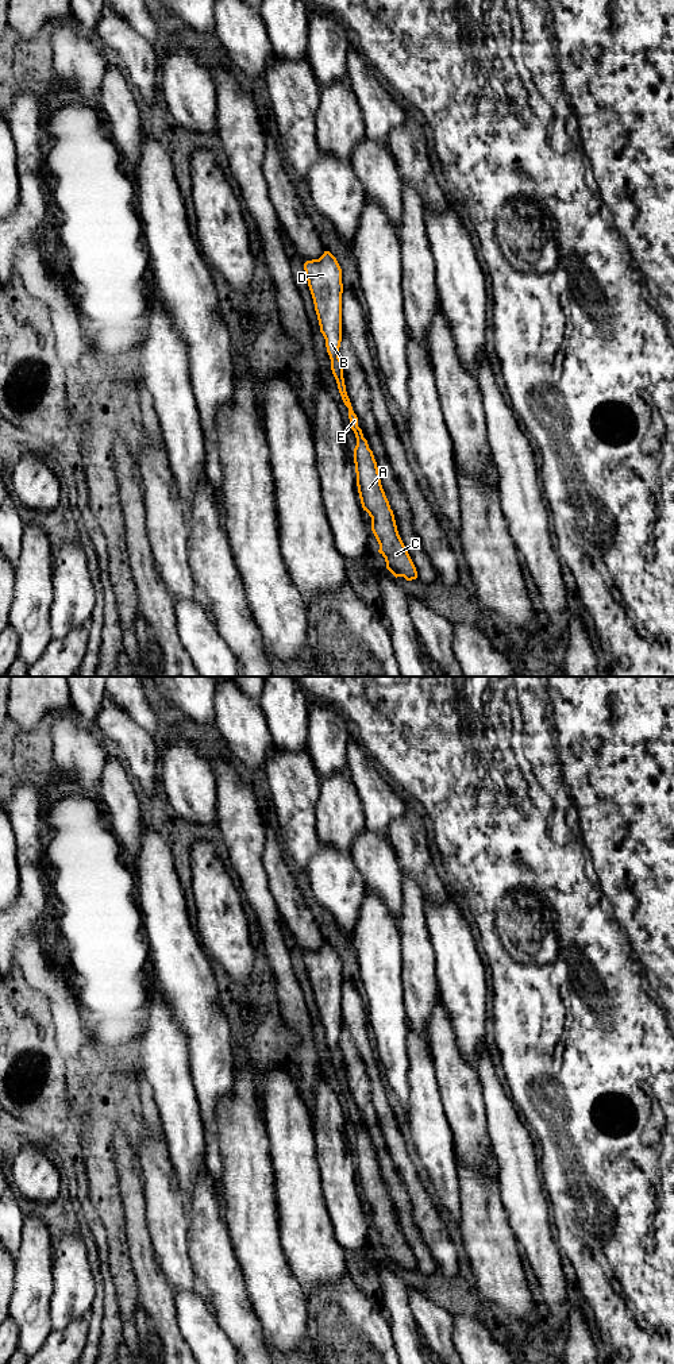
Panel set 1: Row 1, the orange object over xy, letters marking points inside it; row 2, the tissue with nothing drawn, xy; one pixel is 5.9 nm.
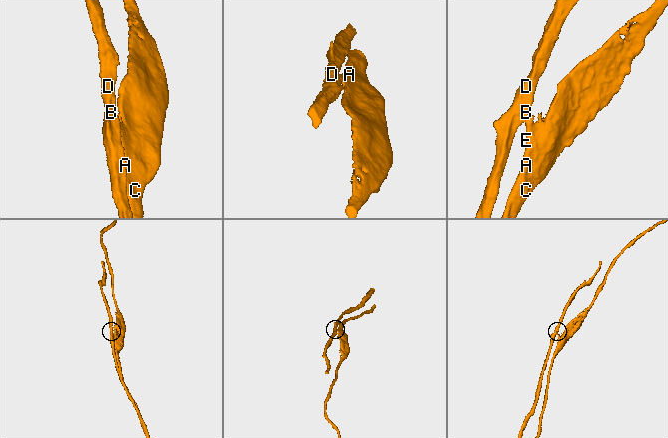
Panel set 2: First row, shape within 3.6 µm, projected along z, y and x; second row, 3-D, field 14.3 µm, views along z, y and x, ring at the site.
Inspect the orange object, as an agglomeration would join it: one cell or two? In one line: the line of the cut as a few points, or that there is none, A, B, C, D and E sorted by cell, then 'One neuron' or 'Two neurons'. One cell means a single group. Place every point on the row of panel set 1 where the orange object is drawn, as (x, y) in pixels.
Split along xy (338, 355), (331, 361). Groups: A C E / B D. Two neurons

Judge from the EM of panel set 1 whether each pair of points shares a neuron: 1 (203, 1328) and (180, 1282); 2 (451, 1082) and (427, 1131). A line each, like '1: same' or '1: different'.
1: different
2: different

